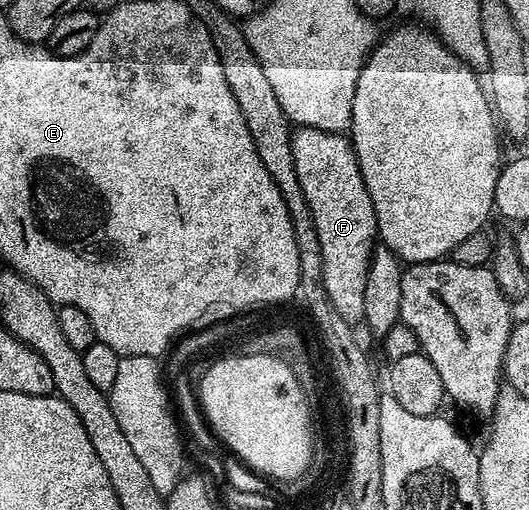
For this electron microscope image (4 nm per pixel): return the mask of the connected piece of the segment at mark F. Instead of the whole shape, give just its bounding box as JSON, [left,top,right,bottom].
[292,126,378,325]

